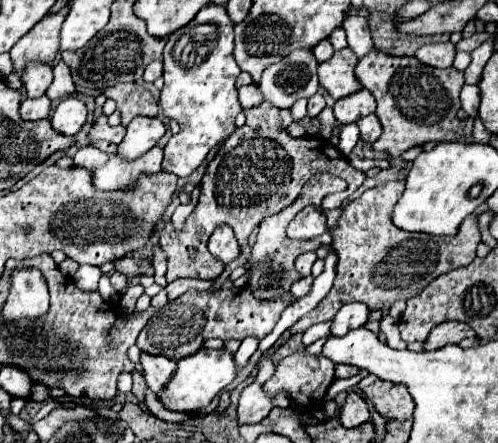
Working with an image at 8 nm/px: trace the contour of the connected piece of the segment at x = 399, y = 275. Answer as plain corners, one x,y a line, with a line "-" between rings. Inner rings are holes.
388,181
380,187
364,191
358,199
350,201
338,219
336,229
332,231
332,247
338,255
336,265
336,279
330,293
320,301
316,309
304,315
292,329
290,335
304,333
308,327
330,321
340,305
344,303
364,303
370,311
380,309
388,311
390,305
398,299
410,299
422,287
426,287
432,279
458,269
466,267
476,257
476,245
480,243
480,229
478,217
466,217
456,237
436,237
436,235
422,235
422,233
408,233
398,231
392,225
392,209
398,197
402,197
404,181

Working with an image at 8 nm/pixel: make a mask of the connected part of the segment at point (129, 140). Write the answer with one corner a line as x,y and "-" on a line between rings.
134,117
128,125
124,141
118,145
118,155
126,159
138,159
152,149
166,133
166,125
156,117

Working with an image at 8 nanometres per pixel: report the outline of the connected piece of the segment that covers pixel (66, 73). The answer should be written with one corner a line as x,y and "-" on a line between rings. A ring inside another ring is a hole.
58,61
54,65
54,81
52,81
50,89
46,91
46,95
52,101
60,101
64,97
70,97
74,91
76,91
76,87
74,87
74,81
70,77
70,67
64,61

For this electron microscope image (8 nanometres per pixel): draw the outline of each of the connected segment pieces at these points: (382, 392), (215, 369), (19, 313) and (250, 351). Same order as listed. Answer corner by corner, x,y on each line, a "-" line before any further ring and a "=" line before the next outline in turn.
368,375
358,383
358,391
364,393
364,397
372,401
376,411
388,421
406,421
412,417
414,399
406,385
392,385
=
200,349
198,353
184,357
178,361
178,371
174,379
166,385
164,393
160,395
160,401
170,411
204,411
210,401
228,387
236,377
236,363
234,353
228,349
=
34,267
12,271
12,295
8,295
2,319
14,321
22,317
42,317
48,311
48,289
42,273
=
248,337
248,339
244,339
242,343
240,343
240,349
236,351
236,363
238,363
238,367
244,367
246,363
248,363
248,359
254,355
254,351
258,349
258,339
256,337

